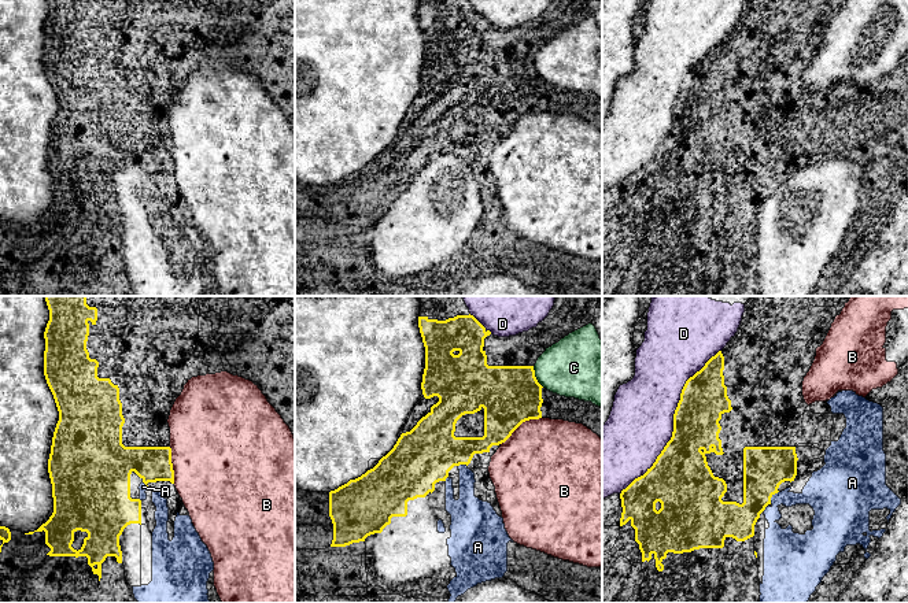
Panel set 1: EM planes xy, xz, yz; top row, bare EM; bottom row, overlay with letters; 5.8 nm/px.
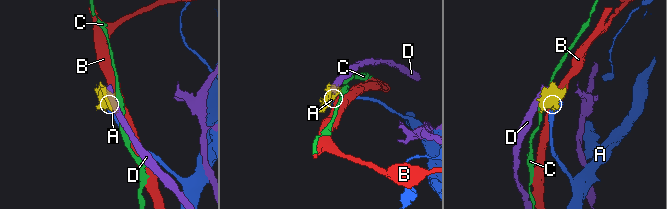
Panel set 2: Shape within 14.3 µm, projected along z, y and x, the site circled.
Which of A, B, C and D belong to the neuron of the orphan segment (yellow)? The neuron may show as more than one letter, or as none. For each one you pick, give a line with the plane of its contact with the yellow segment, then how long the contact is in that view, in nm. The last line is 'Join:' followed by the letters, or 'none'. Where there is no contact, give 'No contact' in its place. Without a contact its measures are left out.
A: Touches yellow in yz. Shared border 90 nm
Join: A

